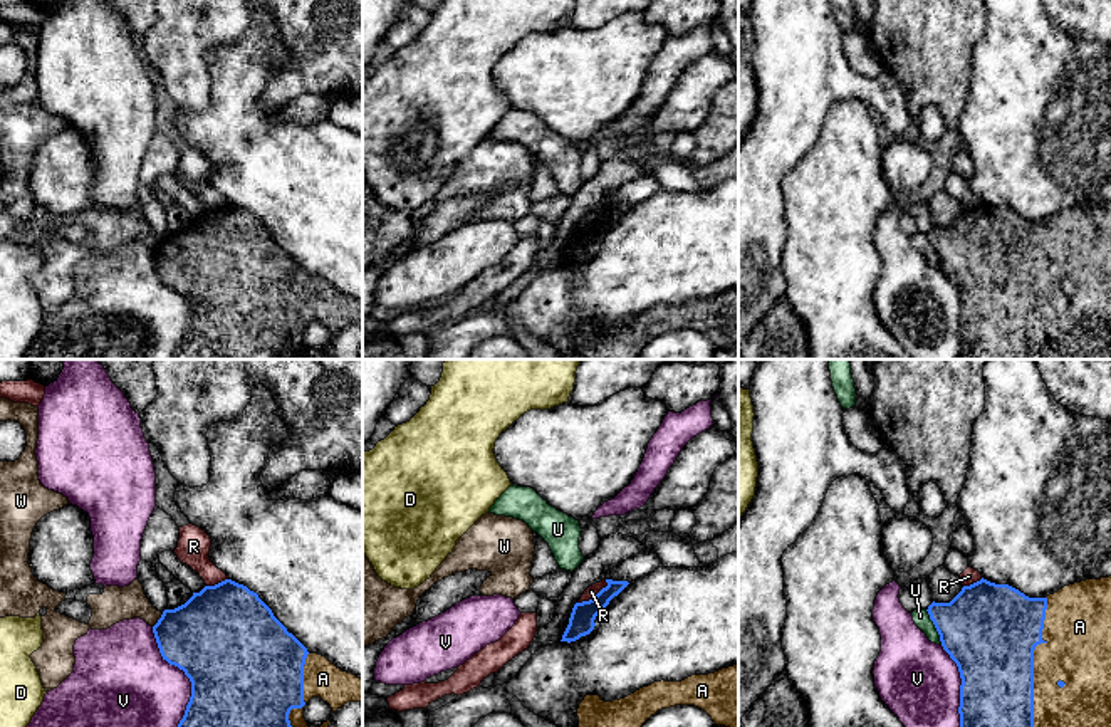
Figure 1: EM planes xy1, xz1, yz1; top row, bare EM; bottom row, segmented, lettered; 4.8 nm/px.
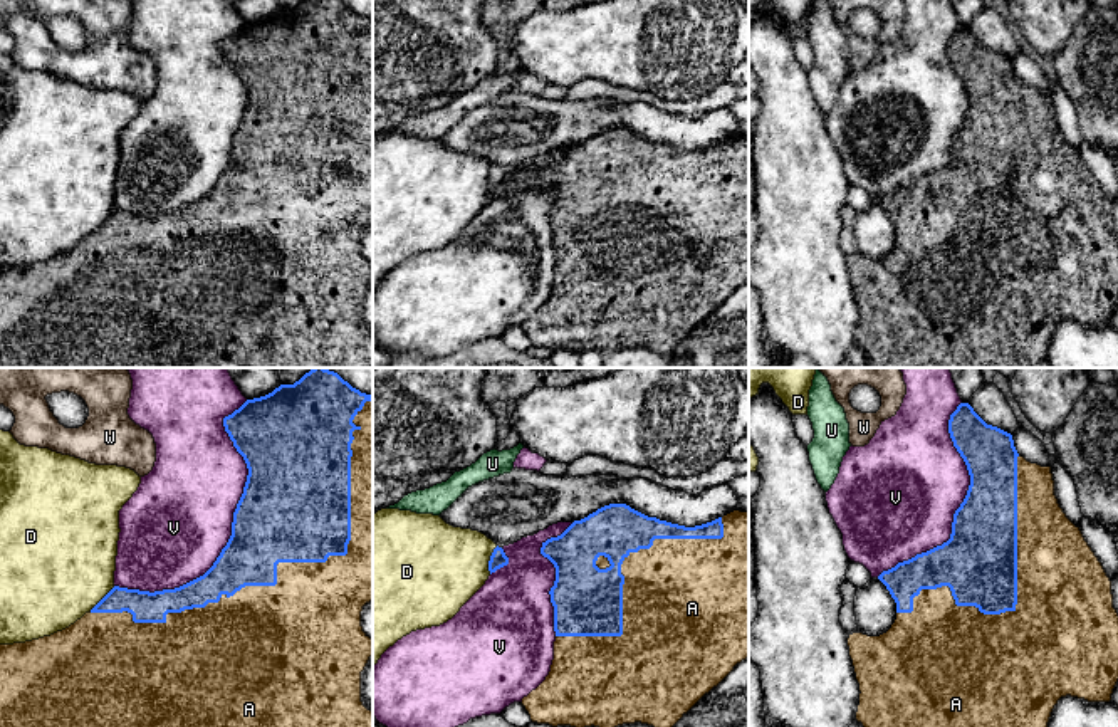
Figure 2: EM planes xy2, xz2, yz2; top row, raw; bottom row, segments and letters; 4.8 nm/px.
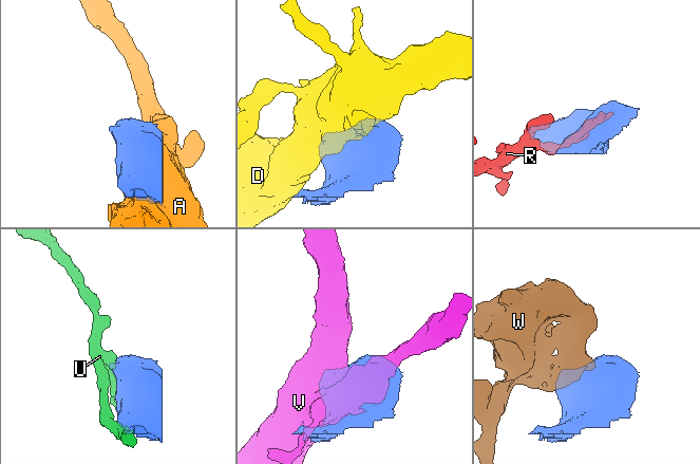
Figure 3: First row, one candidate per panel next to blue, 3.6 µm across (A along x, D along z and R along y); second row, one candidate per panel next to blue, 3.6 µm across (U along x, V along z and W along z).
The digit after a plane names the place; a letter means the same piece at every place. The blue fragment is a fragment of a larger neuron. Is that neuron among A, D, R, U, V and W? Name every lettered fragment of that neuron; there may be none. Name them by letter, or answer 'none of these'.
A

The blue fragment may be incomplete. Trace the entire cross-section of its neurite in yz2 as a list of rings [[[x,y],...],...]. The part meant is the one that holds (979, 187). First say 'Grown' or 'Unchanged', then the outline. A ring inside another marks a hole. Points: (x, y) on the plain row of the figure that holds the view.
Grown. [[[960,27],[950,39],[948,57],[967,89],[970,109],[953,138],[952,158],[947,166],[898,186],[878,200],[896,227],[896,243],[891,252],[880,260],[853,257],[848,262],[849,280],[861,316],[856,344],[866,353],[866,368],[1051,368],[1047,346],[1061,321],[1071,319],[1088,326],[1111,324],[1118,306],[1118,237],[1113,232],[1111,205],[1079,151],[1059,131],[1051,91],[1041,91],[1021,81],[1012,59],[987,49],[969,27]]]

